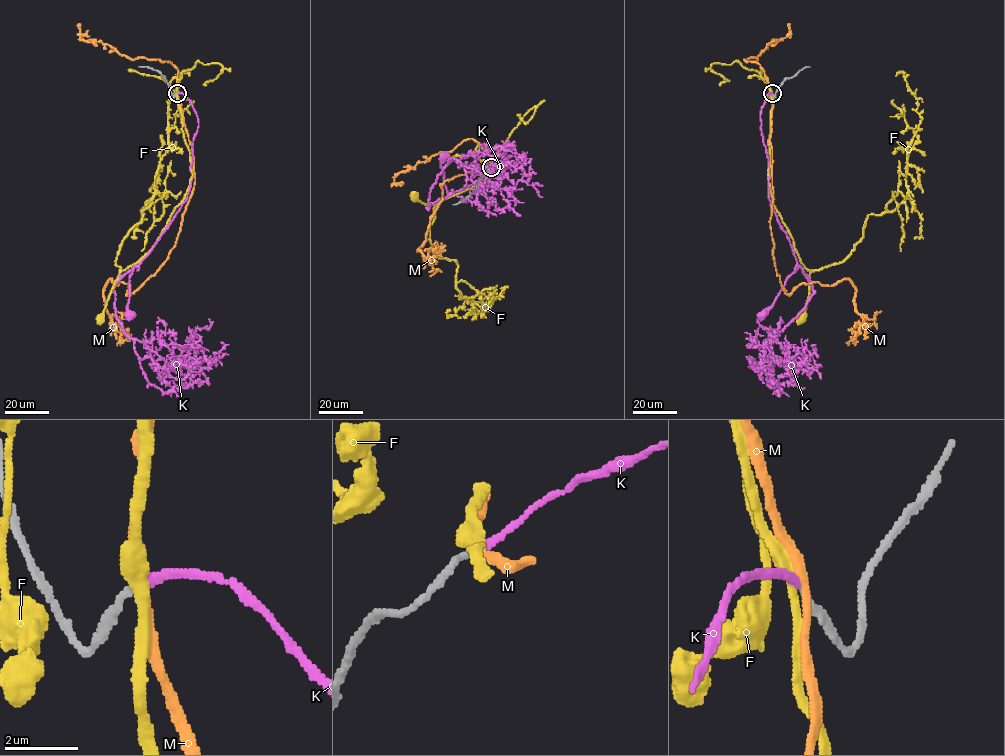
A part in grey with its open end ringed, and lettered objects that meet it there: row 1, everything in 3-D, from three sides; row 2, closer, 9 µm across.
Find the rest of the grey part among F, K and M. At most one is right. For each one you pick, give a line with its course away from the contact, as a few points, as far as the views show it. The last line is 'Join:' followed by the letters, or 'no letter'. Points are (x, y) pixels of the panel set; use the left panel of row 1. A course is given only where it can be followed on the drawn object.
K: it runs (177, 93), (190, 102), (197, 118), (191, 183), (188, 197), (129, 276), (126, 312), (130, 315)
Join: K

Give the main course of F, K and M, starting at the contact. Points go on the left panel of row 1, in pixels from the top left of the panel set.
F: (177, 93), (182, 132), (189, 151), (192, 178), (189, 188), (154, 246), (137, 261), (120, 271), (100, 319)
K: (177, 93), (190, 102), (197, 118), (191, 183), (188, 197), (129, 276), (126, 312), (130, 315)
M: (177, 93), (193, 192), (154, 274), (127, 295), (128, 283), (111, 279), (103, 289), (127, 338), (116, 345)

